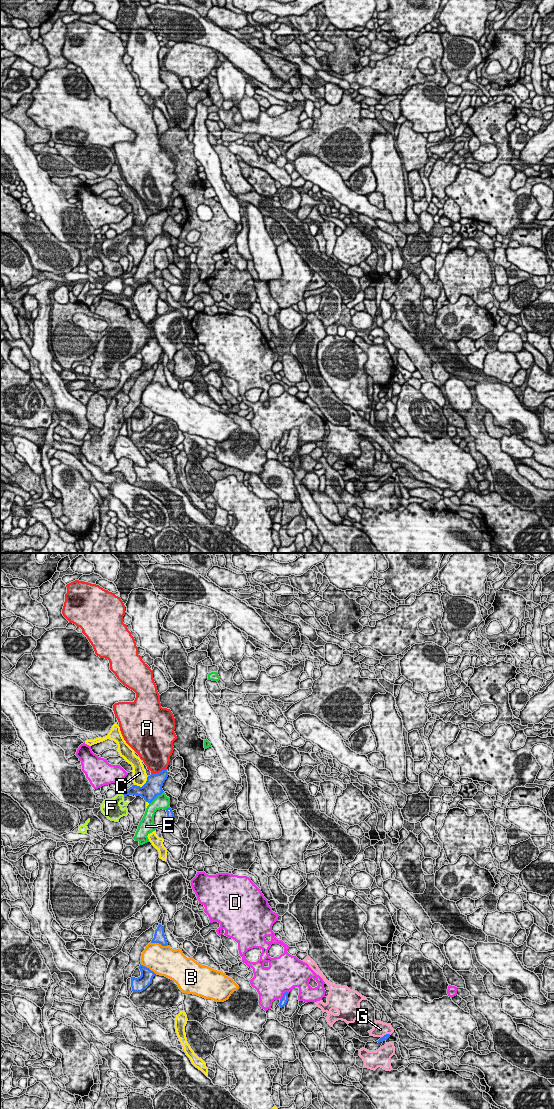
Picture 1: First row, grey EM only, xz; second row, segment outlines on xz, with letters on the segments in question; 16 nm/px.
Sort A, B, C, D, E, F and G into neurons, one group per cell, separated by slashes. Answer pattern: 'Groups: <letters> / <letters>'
Groups: A / B / C / D / E / F / G

